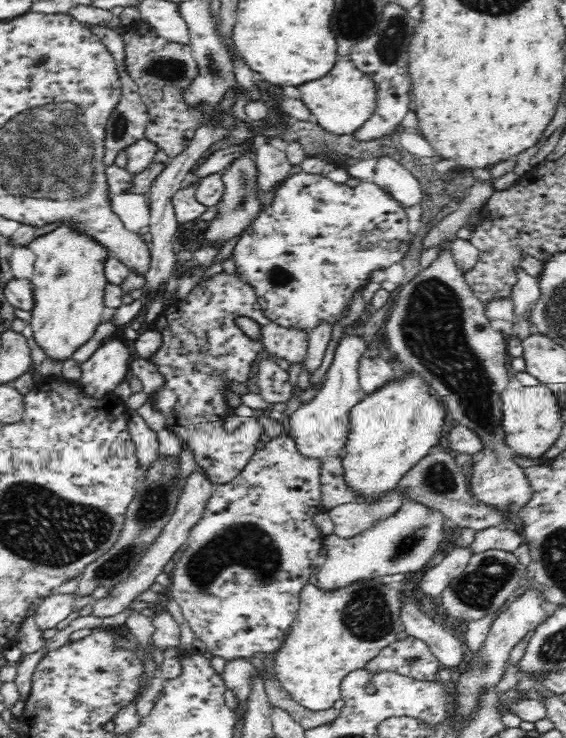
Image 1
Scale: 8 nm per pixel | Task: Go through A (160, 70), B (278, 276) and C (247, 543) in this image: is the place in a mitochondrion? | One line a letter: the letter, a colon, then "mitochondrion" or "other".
A: mitochondrion
B: mitochondrion
C: mitochondrion

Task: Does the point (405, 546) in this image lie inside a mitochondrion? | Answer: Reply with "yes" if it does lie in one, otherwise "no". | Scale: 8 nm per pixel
yes

